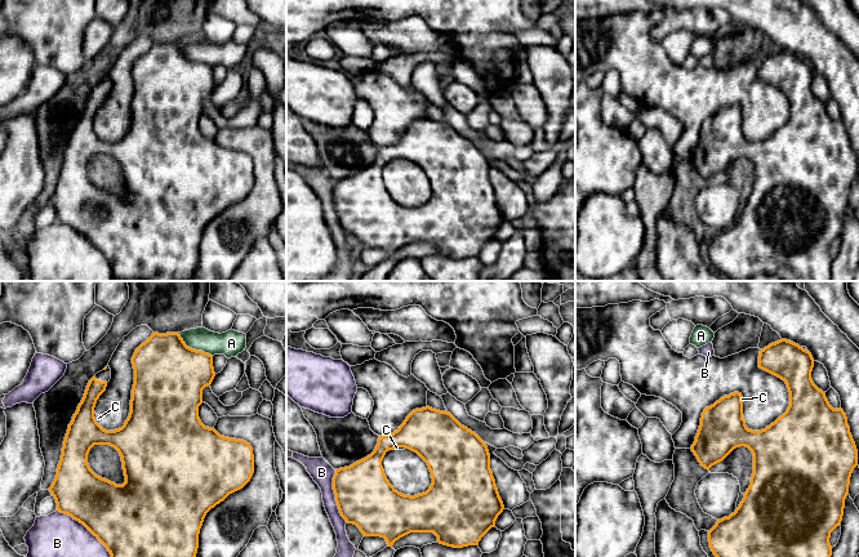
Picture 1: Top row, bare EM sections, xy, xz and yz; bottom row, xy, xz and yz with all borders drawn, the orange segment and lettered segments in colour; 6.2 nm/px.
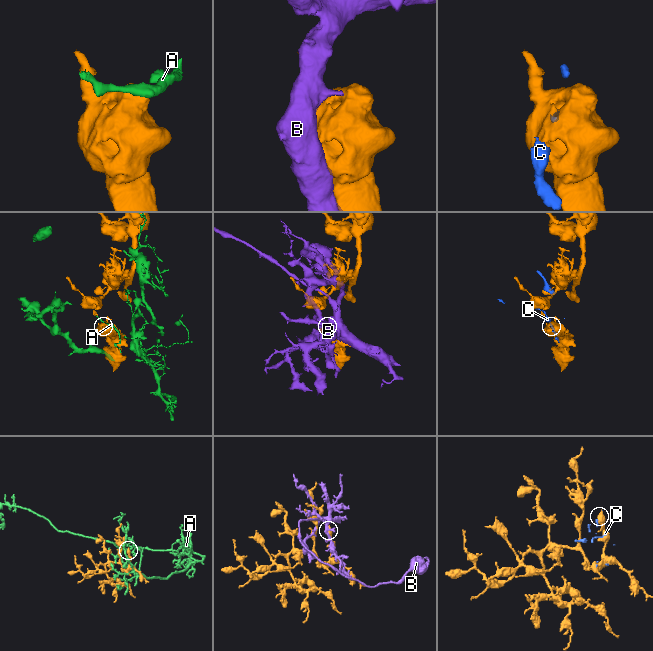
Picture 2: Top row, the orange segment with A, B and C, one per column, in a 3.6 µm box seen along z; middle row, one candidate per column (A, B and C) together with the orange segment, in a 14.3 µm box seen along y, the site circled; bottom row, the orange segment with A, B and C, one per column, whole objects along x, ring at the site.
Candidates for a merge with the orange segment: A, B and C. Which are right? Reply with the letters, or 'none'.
none

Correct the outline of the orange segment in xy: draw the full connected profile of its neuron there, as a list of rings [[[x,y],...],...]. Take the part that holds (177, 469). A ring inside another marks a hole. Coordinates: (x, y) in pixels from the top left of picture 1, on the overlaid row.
[[[152,333],[135,349],[132,364],[134,384],[130,413],[124,425],[106,431],[94,418],[97,400],[111,379],[107,365],[86,386],[68,424],[57,474],[48,490],[55,499],[57,511],[83,523],[107,548],[111,557],[196,557],[206,513],[250,481],[254,473],[253,447],[244,440],[221,436],[214,428],[205,427],[199,418],[202,389],[215,376],[212,355],[187,347],[179,333]],[[94,445],[110,445],[119,451],[125,476],[123,485],[102,478],[90,469],[88,454]]]

